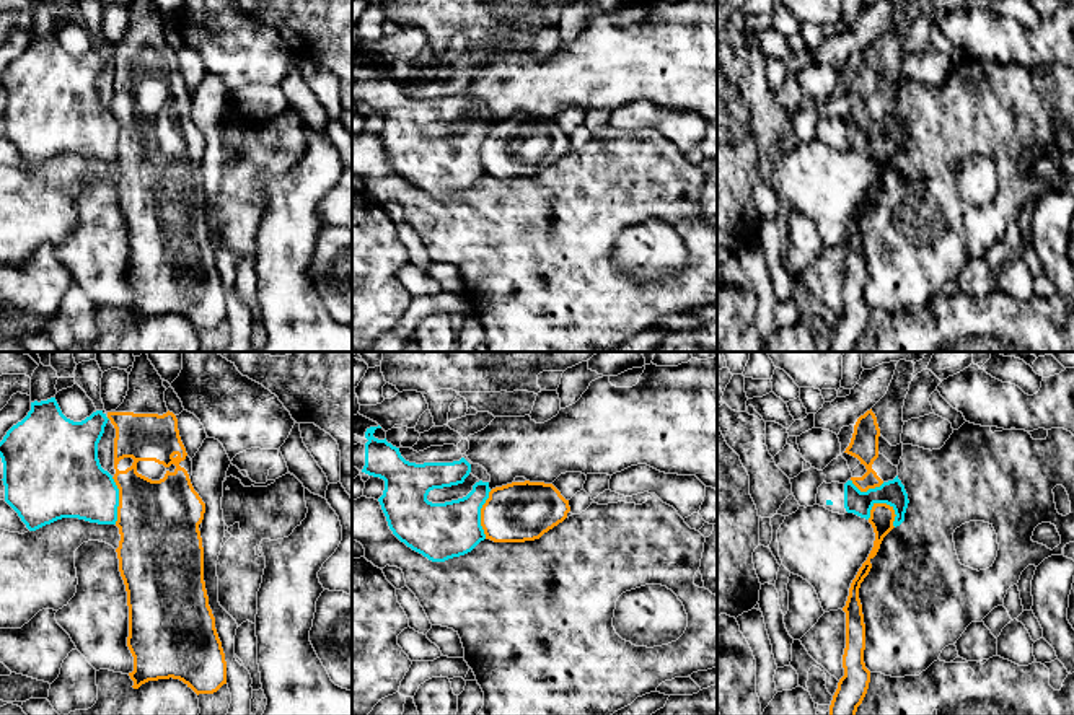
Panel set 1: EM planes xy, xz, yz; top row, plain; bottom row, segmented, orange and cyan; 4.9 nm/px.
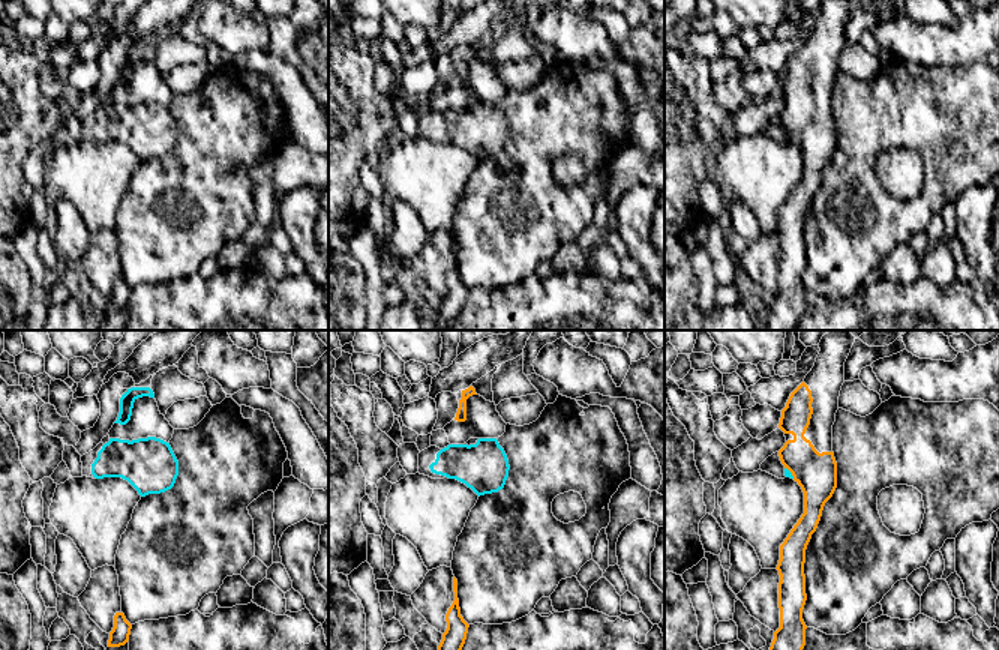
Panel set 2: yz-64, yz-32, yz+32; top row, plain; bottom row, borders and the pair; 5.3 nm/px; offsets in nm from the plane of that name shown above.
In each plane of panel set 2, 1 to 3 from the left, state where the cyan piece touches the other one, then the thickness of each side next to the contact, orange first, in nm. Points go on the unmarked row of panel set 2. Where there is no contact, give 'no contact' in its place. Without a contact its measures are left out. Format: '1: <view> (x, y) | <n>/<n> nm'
1: no contact
2: no contact
3: yz+32 (791, 135) | 220/40 nm

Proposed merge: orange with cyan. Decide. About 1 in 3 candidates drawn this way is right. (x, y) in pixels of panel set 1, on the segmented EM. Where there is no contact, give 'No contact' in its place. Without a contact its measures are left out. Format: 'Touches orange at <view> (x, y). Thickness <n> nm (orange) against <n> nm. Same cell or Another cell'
Touches orange at yz (892, 508). Thickness 120 nm (orange) against 120 nm. Another cell

